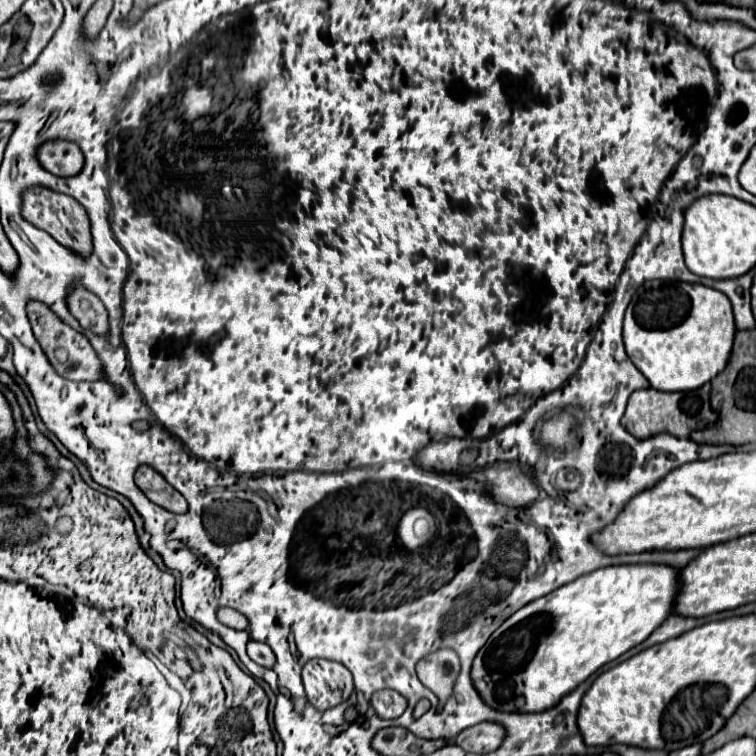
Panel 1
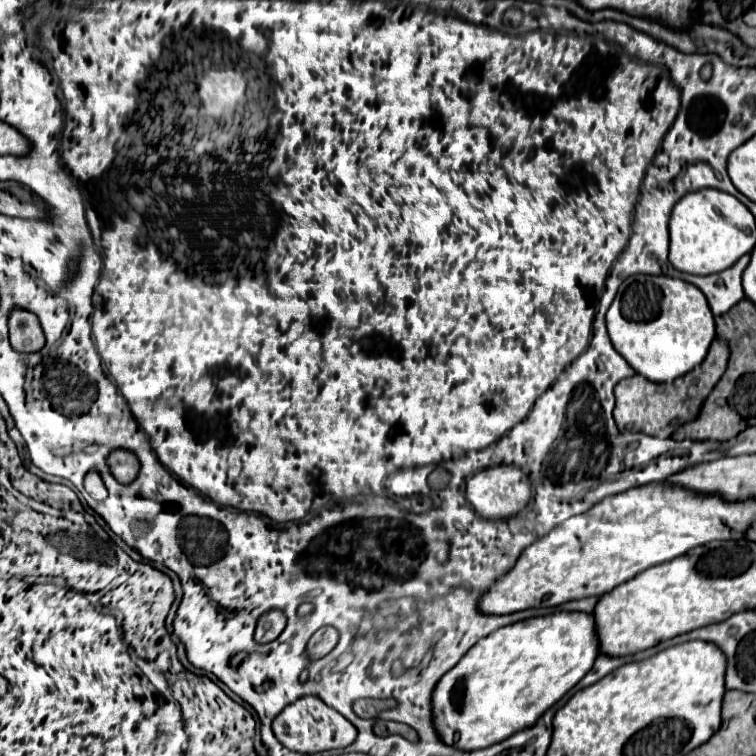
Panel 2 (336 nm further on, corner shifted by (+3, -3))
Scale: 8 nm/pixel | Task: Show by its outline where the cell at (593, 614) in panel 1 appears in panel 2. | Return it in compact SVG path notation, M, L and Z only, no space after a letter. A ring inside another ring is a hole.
M556 611L544 617L530 617L480 639L480 643L476 643L468 655L440 679L432 695L434 725L440 731L442 741L458 745L458 749L464 751L474 751L504 741L516 731L530 727L592 669L600 655L598 641L594 615L582 611Z

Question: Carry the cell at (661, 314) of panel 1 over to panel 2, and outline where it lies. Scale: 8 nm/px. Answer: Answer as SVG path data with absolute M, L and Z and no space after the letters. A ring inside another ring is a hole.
M632 275L624 279L606 313L606 325L614 349L638 375L654 383L674 381L698 367L716 339L714 315L704 293L692 283L666 275Z

